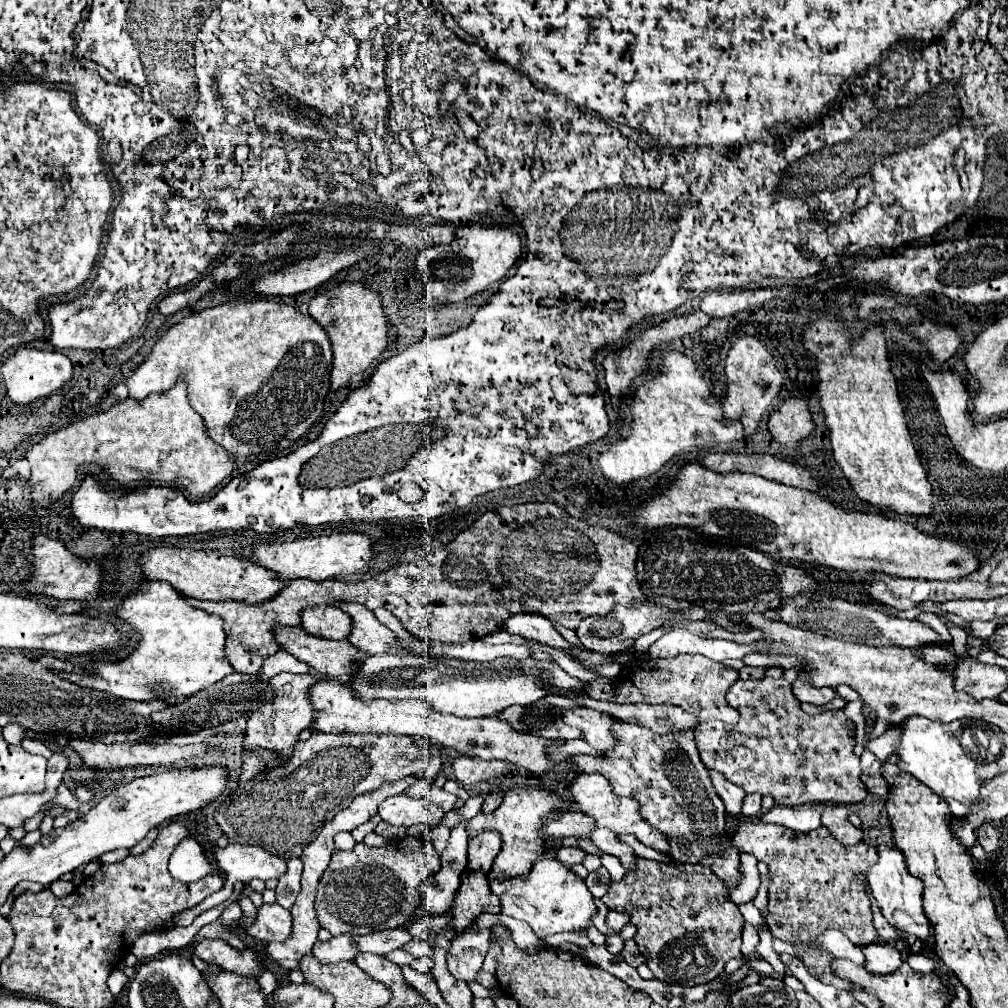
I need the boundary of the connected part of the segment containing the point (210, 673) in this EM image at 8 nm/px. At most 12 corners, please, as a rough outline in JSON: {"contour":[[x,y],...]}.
{"contour":[[142,580],[114,614],[118,662],[58,676],[126,700],[192,696],[234,672],[222,618]]}

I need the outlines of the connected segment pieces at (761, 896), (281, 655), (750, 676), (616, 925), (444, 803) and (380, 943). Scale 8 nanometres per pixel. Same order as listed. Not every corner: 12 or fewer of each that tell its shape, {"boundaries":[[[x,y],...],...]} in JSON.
{"boundaries":[[[758,862],[762,884],[758,896],[754,898],[754,906],[766,914],[766,892],[768,892],[768,874],[766,866]],[[280,650],[261,668],[266,680],[278,672],[310,672],[306,664]],[[768,668],[740,670],[740,680],[762,680]],[[608,912],[606,924],[614,932],[628,924],[628,916]],[[436,786],[430,788],[428,798],[444,808],[454,810],[456,794]],[[406,928],[356,936],[360,952],[386,954],[410,942]]]}

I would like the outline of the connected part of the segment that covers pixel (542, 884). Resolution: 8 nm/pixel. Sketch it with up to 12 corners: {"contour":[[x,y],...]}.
{"contour":[[554,858],[490,886],[538,938],[584,930],[584,880]]}

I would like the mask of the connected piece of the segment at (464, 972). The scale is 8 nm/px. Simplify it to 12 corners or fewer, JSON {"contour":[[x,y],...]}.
{"contour":[[466,950],[448,956],[454,978],[472,982],[482,972],[484,954]]}

